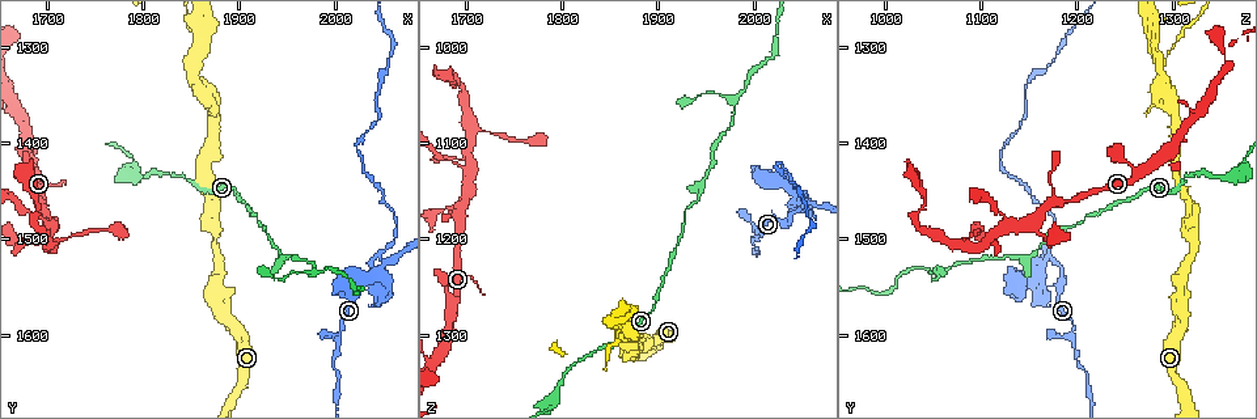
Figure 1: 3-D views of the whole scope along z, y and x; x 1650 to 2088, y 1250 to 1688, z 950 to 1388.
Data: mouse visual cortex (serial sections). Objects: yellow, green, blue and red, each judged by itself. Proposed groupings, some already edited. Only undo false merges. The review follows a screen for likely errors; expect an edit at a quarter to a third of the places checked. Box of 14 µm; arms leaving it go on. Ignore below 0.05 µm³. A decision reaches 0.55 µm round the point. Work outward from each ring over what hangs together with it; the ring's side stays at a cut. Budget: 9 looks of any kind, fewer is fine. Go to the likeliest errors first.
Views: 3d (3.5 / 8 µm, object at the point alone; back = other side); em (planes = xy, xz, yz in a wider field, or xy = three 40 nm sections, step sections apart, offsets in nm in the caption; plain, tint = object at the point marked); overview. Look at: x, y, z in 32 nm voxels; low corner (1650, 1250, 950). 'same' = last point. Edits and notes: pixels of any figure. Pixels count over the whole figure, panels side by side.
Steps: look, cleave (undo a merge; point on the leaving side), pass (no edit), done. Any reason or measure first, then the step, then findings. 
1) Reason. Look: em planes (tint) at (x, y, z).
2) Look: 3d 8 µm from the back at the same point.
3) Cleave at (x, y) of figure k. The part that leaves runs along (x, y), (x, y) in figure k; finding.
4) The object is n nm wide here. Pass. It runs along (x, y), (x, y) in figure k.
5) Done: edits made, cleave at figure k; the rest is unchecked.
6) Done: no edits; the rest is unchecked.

Arms run side by side. Look: 3d 8 µm at (1855, 1325, 1290).

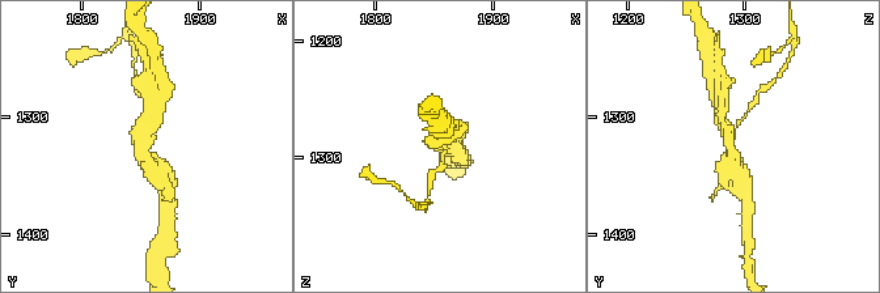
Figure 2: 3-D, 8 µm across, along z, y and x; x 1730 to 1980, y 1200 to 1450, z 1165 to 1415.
Need the tissue. Look: em xy step 1 (tint) at (1848, 1328, 1290).

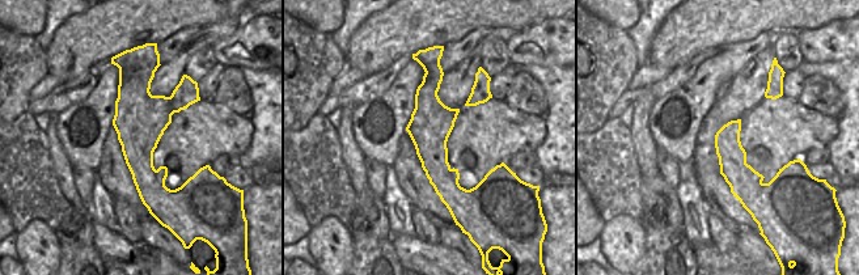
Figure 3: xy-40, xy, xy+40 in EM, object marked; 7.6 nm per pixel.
3 arms meet here. Cleave at (751, 105) of figure 2. A border runs along (169, 97), (174, 111) in figure 3; two cells meet here.

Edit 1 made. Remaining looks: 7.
Arms part here. Look: 3d 8 µm at (1980, 1535, 1055).

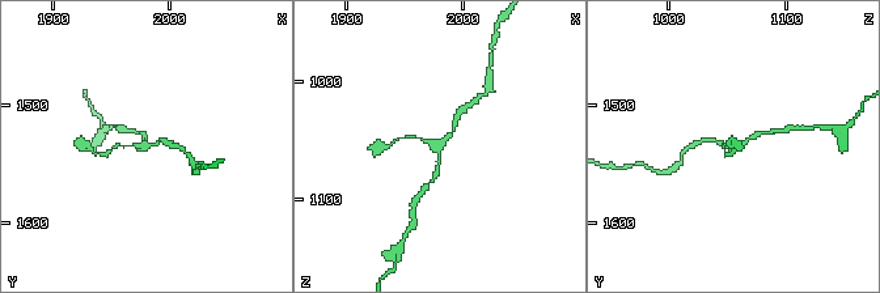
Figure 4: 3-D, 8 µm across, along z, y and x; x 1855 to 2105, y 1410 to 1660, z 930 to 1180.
Need the tissue. Look: em xy step 2 (tint) at (1978, 1534, 1058).

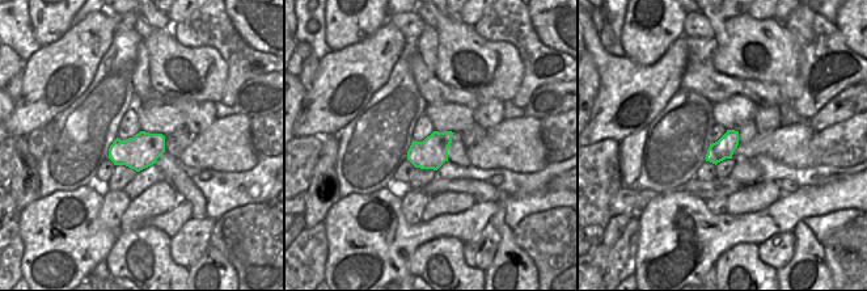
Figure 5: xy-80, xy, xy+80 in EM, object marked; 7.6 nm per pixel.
3 arms meet here; the arms are 150, 150, 150 nm wide. Pass. It runs along (431, 181), (439, 147), (458, 118) in figure 4; all the same cell.

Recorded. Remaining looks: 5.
Narrows sharply. Look: 3d 8 µm at (1700, 1485, 1150).

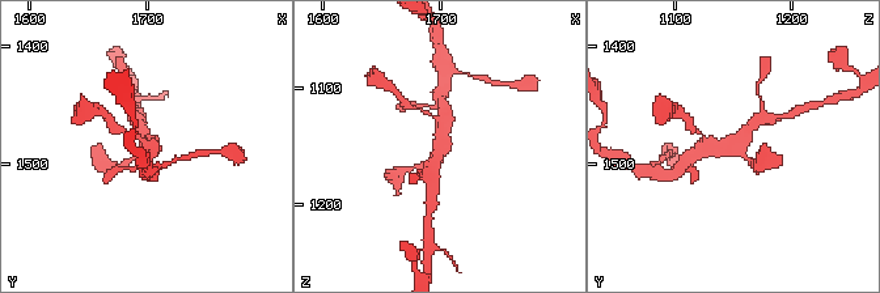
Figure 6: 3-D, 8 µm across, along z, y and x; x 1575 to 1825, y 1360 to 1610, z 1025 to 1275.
3 arms meet here; the arms are 150, 350, 400 nm wide. Look: em planes (tint) at (1702, 1482, 1154).

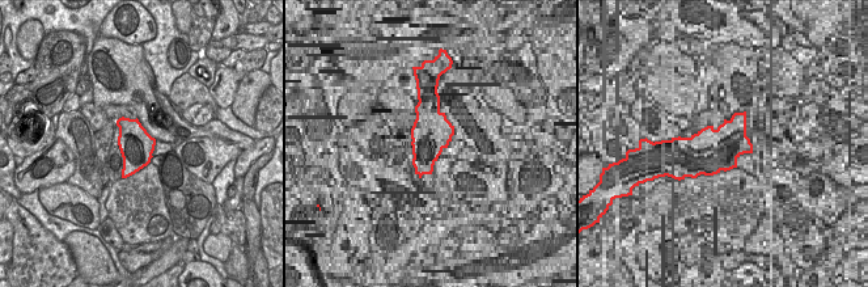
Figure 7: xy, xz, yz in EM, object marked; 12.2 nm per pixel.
Pass. It runs along (762, 118), (736, 143), (701, 151) in figure 6; continuous, no second cell.

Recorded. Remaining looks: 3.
Three-way junction. Look: 3d 3.5 µm at (1705, 1505, 1085).

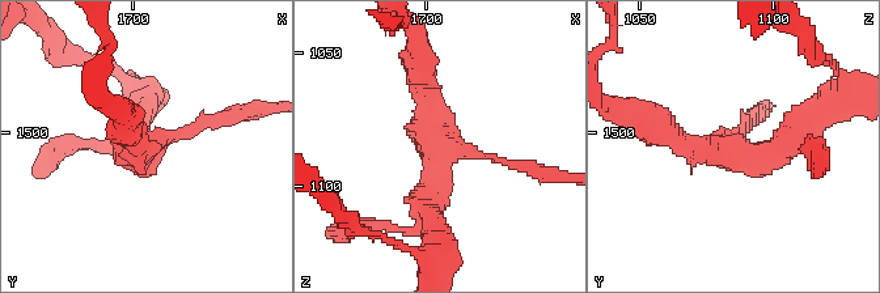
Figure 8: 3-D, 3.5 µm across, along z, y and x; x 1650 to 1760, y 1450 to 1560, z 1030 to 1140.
3 arms meet here; the arms are 100, 300, 300 nm wide. Look: em xy step 5 (tint) at (1704, 1507, 1089).

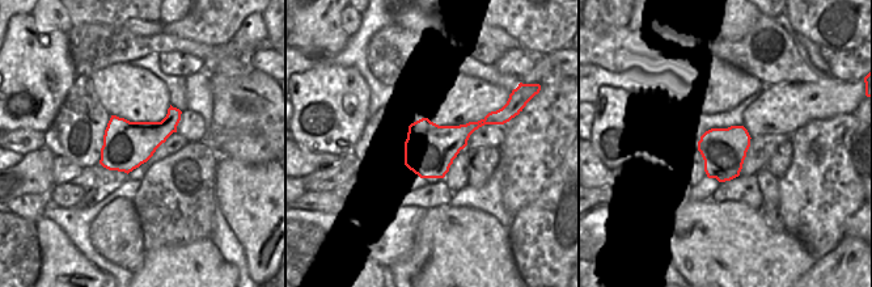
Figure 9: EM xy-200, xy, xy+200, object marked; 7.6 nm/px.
Pass. It runs along (812, 115), (765, 156), (664, 132) in figure 8; all the same cell.

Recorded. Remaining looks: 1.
Done: edits made, cleave at figure 2; the rest is unchecked.

